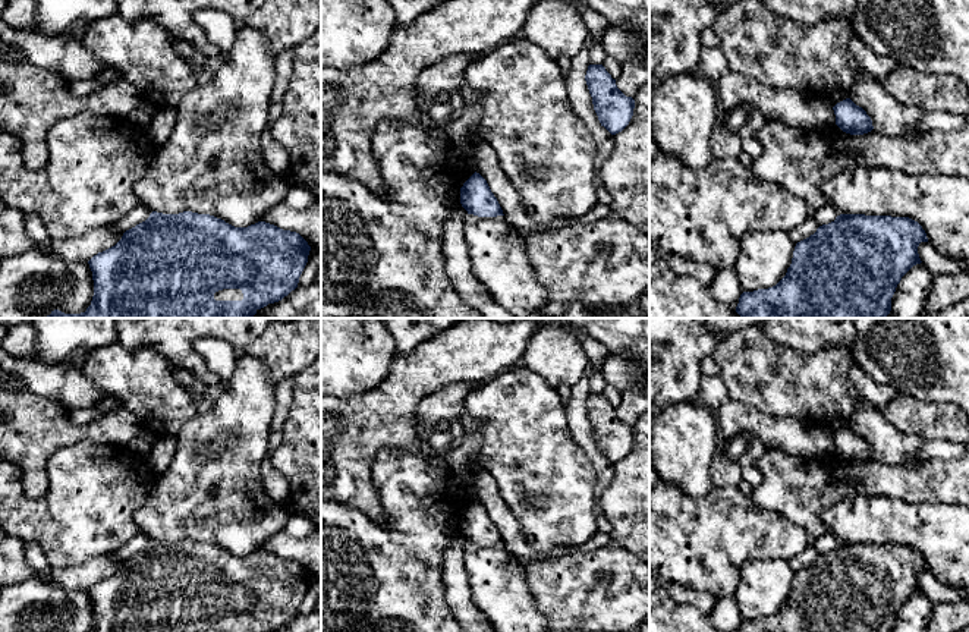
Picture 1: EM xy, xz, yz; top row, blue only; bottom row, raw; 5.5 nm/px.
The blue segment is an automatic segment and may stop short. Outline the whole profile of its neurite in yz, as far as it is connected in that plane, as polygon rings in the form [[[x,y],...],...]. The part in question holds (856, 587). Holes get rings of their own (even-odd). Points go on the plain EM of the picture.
[[[840,543],[796,572],[786,604],[773,616],[743,620],[739,632],[891,632],[902,606],[921,592],[918,575],[928,570],[922,554],[909,545]]]

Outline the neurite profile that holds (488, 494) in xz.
[[[484,471],[476,482],[476,501],[488,512],[497,526],[506,548],[517,559],[520,565],[544,562],[548,557],[559,557],[579,551],[594,551],[611,543],[610,535],[598,531],[589,541],[575,547],[556,547],[550,553],[537,551],[526,541],[520,523],[500,494],[494,477]]]

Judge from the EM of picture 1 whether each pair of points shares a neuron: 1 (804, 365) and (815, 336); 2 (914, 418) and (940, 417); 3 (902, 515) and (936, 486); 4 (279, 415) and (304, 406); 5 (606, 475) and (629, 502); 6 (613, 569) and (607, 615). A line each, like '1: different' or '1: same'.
1: different
2: same
3: different
4: different
5: different
6: same

